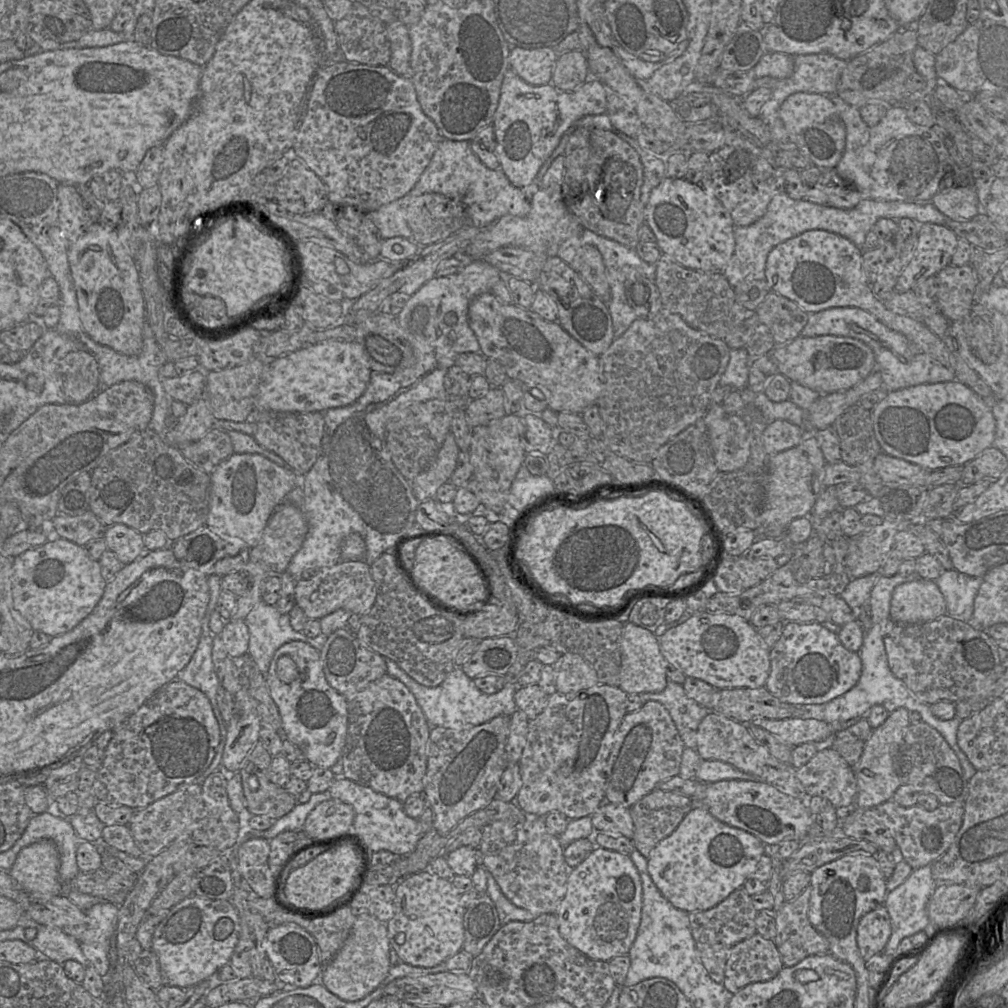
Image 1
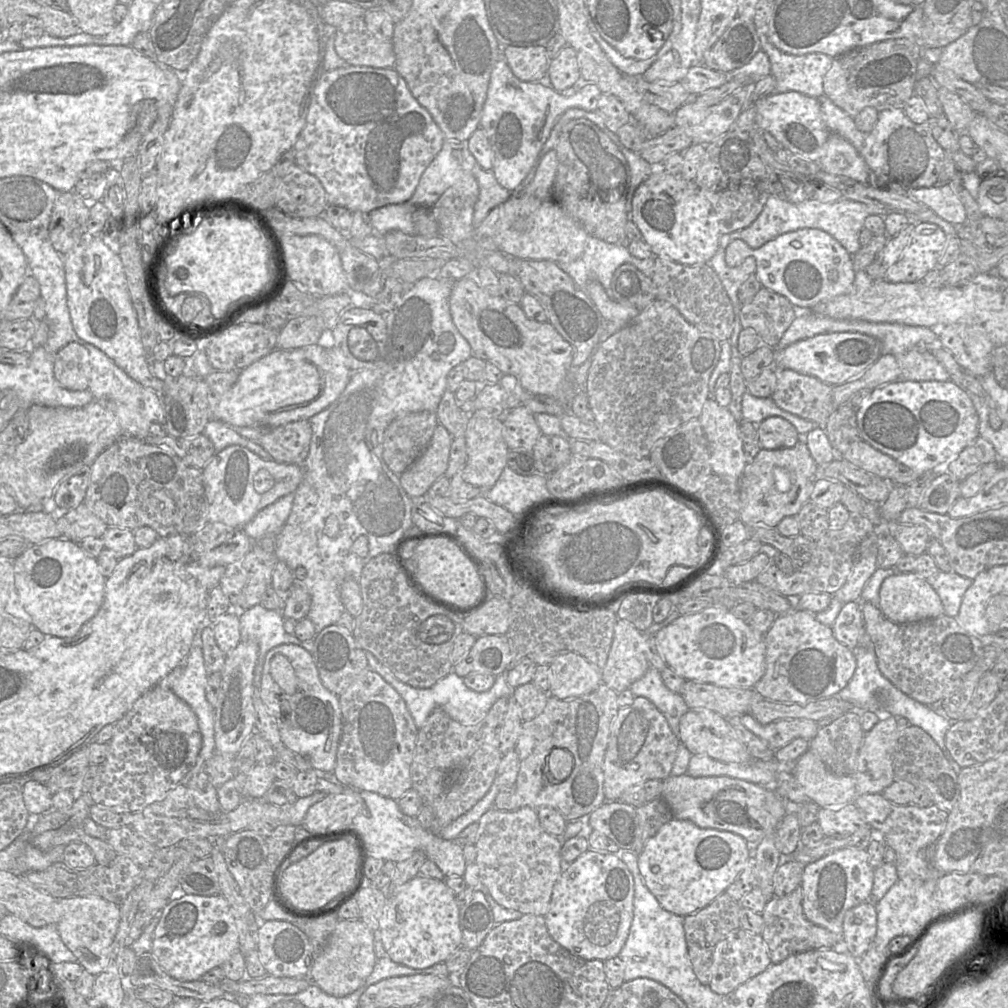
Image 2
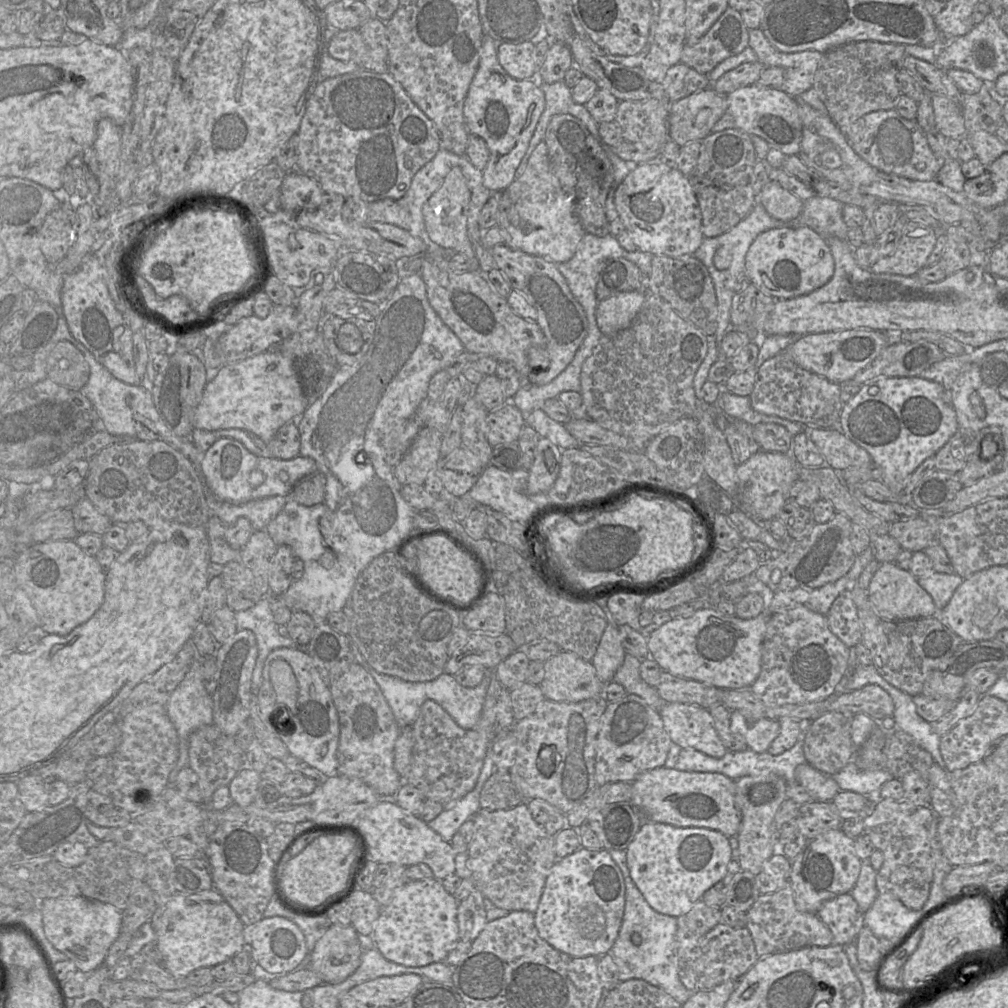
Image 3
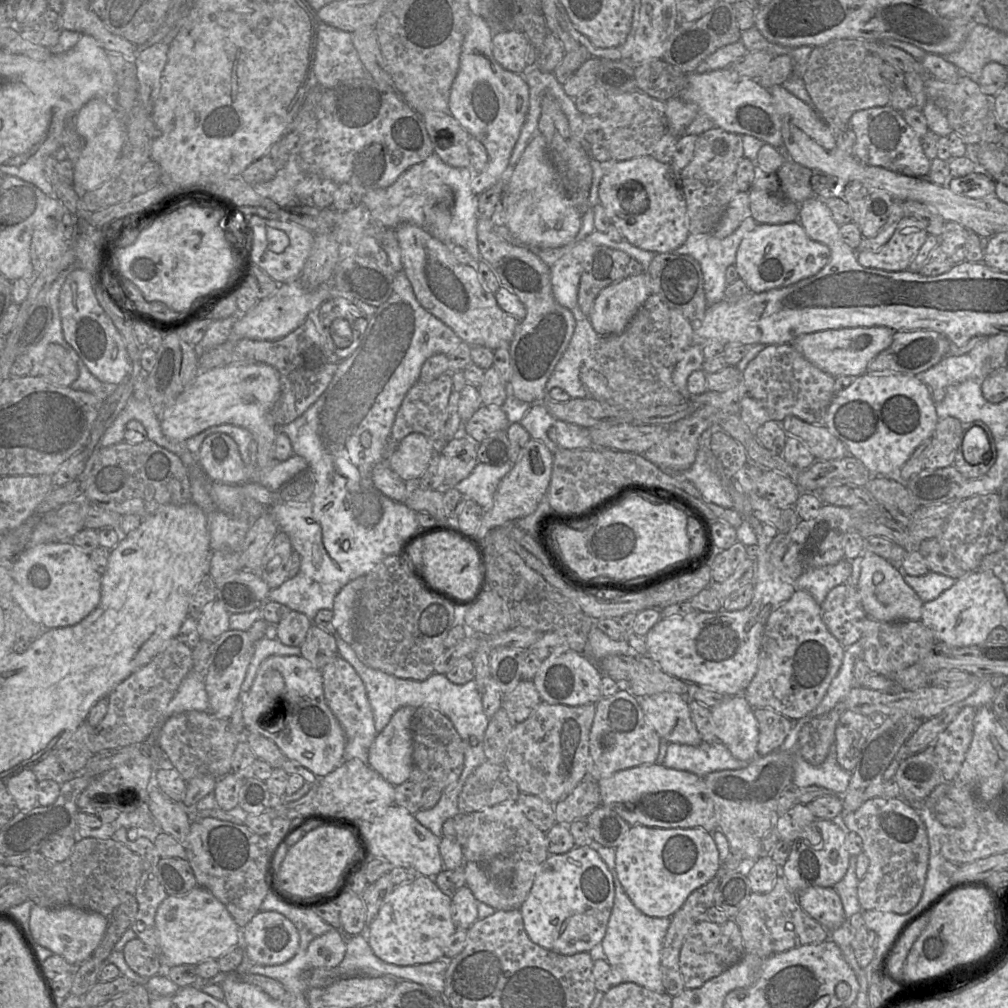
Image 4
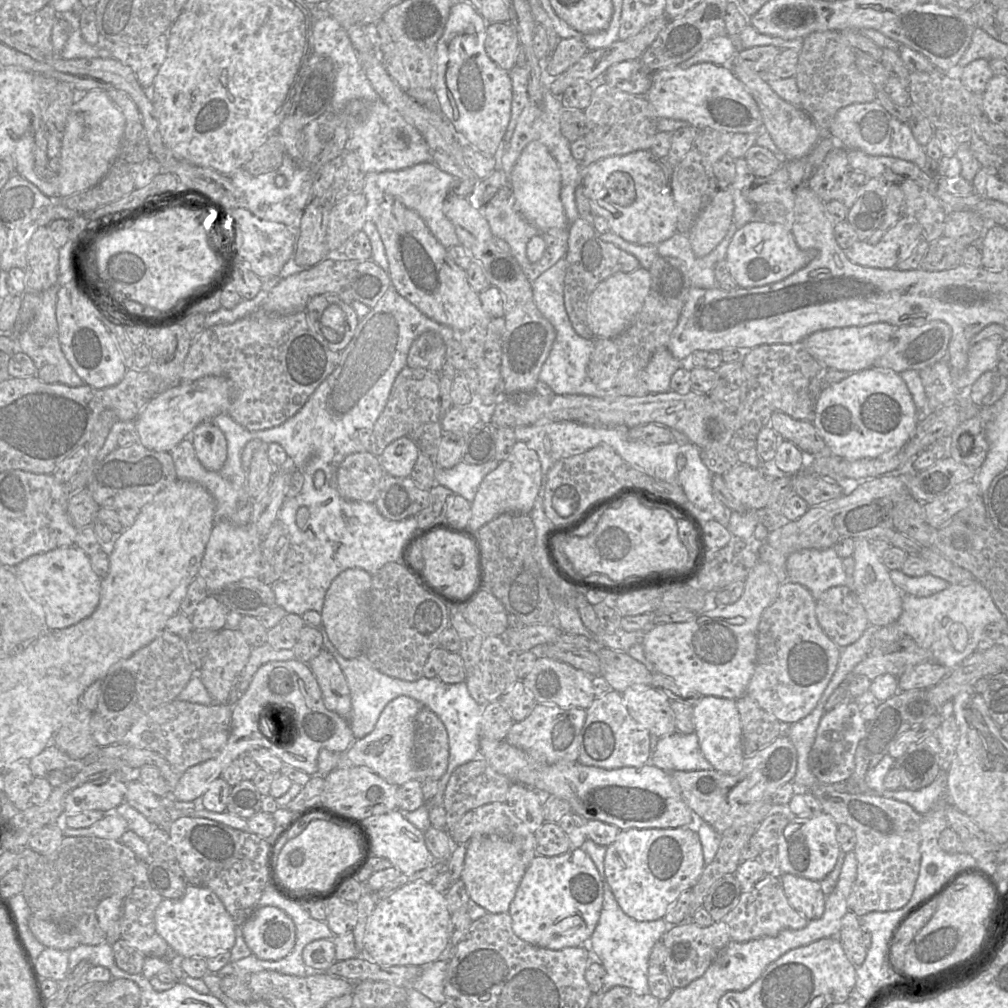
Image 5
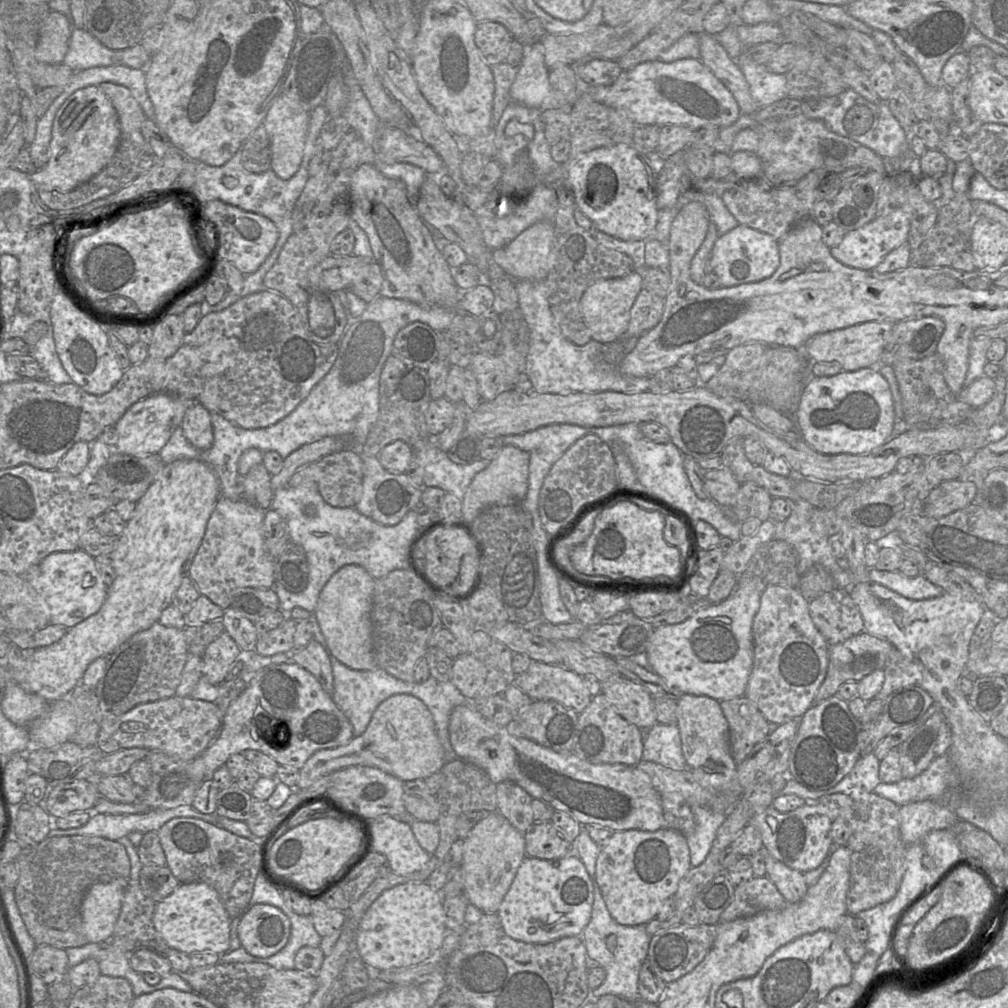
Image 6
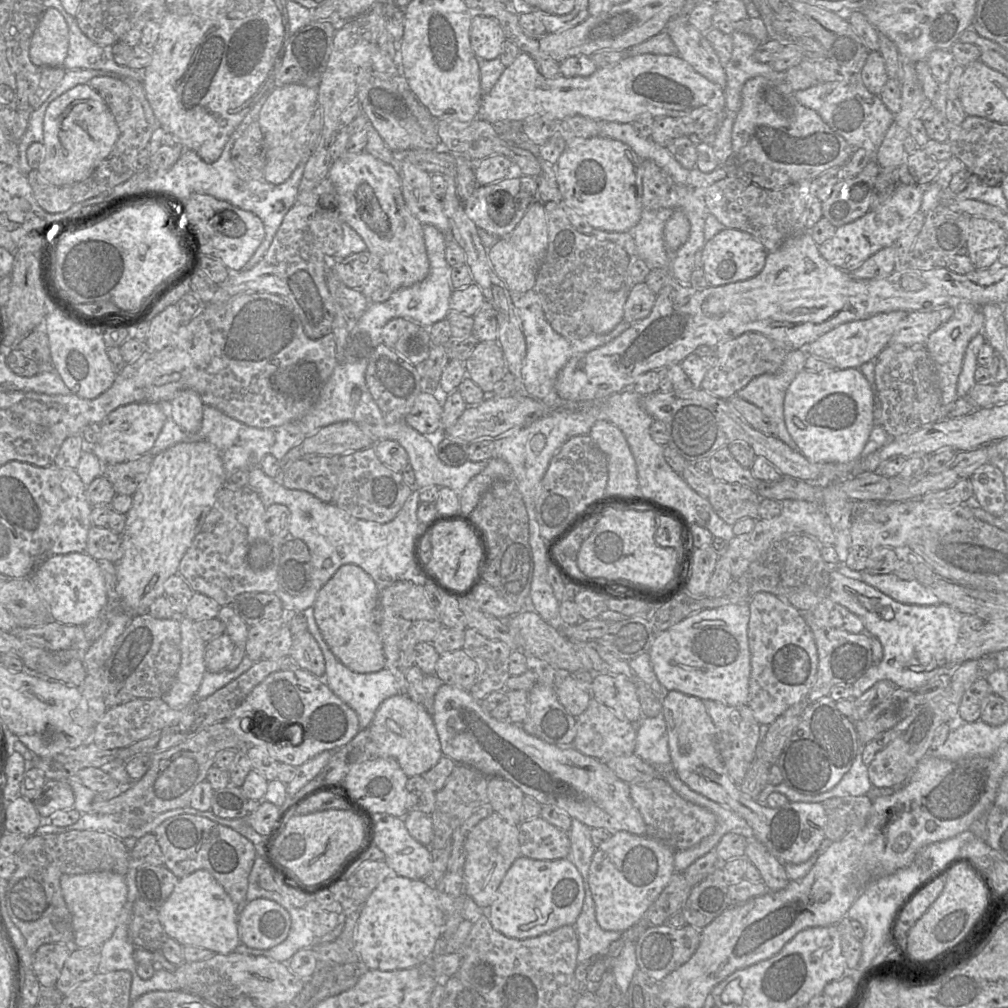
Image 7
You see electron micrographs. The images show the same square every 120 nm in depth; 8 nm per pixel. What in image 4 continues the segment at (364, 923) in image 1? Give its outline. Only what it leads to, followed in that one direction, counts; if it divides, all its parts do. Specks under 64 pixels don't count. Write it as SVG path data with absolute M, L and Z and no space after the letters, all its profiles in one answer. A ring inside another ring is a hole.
M332 930L329 932L326 932L316 938L314 938L306 951L306 959L308 963L314 967L315 969L333 969L337 967L343 960L346 952L346 936L352 936L352 935L344 935L344 933L341 930Z

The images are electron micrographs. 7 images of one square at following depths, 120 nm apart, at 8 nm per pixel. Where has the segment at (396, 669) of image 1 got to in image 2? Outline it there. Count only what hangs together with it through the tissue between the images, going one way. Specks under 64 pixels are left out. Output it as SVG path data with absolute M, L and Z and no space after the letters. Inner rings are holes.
M368 651L365 652L368 667L378 673L387 683L389 683L404 699L416 727L423 726L430 713L435 708L441 708L453 720L465 726L473 726L484 719L493 704L500 698L511 697L512 688L506 681L506 674L495 677L494 685L485 692L476 692L469 689L455 672L451 671L443 678L439 679L429 688L416 688L403 683L395 677L390 669L384 666L374 655Z

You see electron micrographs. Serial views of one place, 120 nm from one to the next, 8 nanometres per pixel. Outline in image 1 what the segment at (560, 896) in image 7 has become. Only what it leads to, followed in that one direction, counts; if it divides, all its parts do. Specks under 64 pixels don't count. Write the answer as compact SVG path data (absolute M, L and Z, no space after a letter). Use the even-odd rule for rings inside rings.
M594 847L591 853L568 875L567 891L555 916L559 933L571 946L593 960L609 962L628 954L640 925L642 909L642 881L629 855L602 847Z

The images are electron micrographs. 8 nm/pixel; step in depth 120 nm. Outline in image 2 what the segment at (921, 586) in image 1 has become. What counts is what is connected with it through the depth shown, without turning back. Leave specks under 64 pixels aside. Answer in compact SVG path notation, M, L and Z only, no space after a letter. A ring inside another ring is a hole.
M915 572L888 576L879 592L878 607L892 622L905 624L944 614L938 594Z

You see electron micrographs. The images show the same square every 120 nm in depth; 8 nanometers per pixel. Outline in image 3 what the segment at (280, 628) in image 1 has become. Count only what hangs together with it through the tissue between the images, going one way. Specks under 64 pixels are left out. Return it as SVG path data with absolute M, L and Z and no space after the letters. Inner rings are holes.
M261 598L255 605L246 610L235 612L237 631L251 630L257 642L258 655L251 679L251 691L256 693L261 685L262 671L265 659L274 649L286 647L308 652L307 645L300 645L290 637L284 637L278 632L274 614L266 598Z

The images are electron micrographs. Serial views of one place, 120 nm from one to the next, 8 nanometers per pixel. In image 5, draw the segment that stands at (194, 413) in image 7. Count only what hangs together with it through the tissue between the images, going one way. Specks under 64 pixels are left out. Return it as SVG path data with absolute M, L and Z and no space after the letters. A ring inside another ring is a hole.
M211 420L200 423L189 436L200 463L209 471L219 471L227 459L227 440Z

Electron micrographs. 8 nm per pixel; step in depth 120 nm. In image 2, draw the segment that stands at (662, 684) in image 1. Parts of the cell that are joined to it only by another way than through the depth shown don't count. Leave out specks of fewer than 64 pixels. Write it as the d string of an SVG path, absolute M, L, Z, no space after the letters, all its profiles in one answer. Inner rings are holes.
M618 619L608 659L601 671L602 683L618 693L629 689L650 668L645 651L646 635L630 622Z

